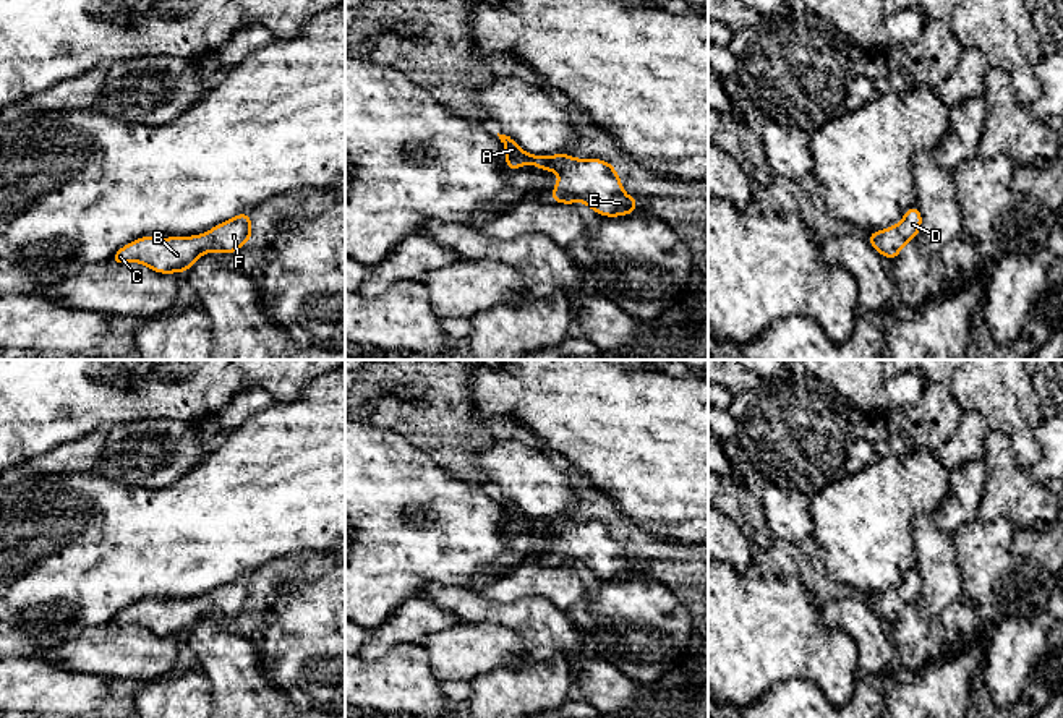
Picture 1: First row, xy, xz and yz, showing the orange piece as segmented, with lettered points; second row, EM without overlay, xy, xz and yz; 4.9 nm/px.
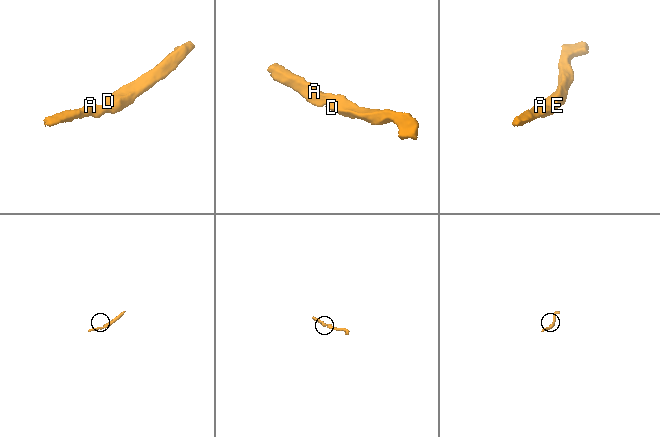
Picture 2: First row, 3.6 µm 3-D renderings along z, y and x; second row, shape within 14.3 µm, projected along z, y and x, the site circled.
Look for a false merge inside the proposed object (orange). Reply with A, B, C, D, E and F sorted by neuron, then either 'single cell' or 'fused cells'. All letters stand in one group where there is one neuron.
groups A B C D E F; single cell

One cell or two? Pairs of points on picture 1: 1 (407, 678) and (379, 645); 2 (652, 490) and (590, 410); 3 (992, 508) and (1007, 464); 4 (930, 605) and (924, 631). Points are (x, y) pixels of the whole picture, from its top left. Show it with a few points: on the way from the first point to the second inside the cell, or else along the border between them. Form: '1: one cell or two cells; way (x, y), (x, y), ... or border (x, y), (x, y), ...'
1: two cells; border (420, 644), (397, 644), (389, 650)
2: one cell; way (647, 470), (610, 430)
3: one cell; way (1003, 496), (1005, 475)
4: two cells; border (960, 597), (934, 616), (922, 616), (914, 603)

